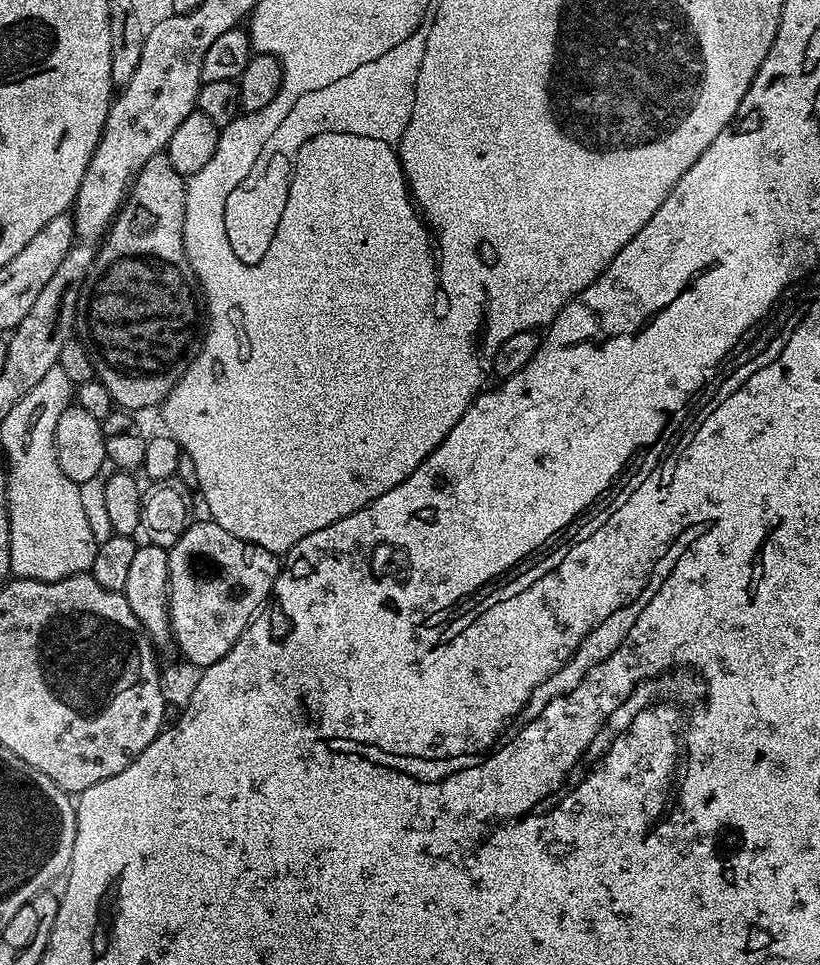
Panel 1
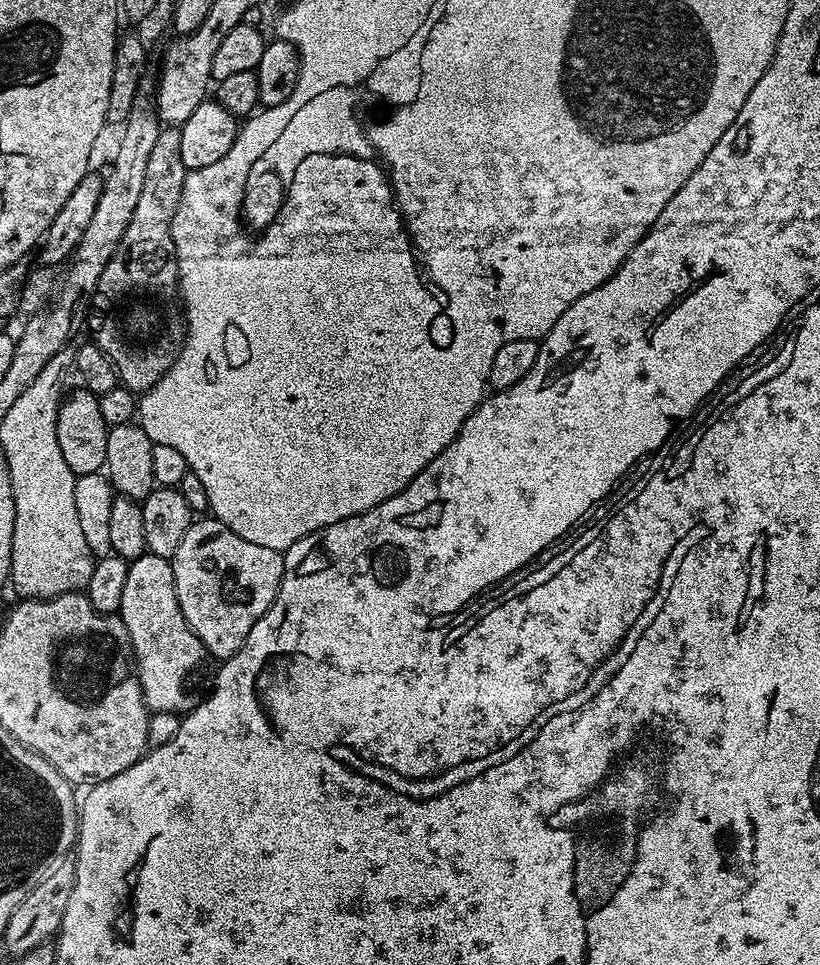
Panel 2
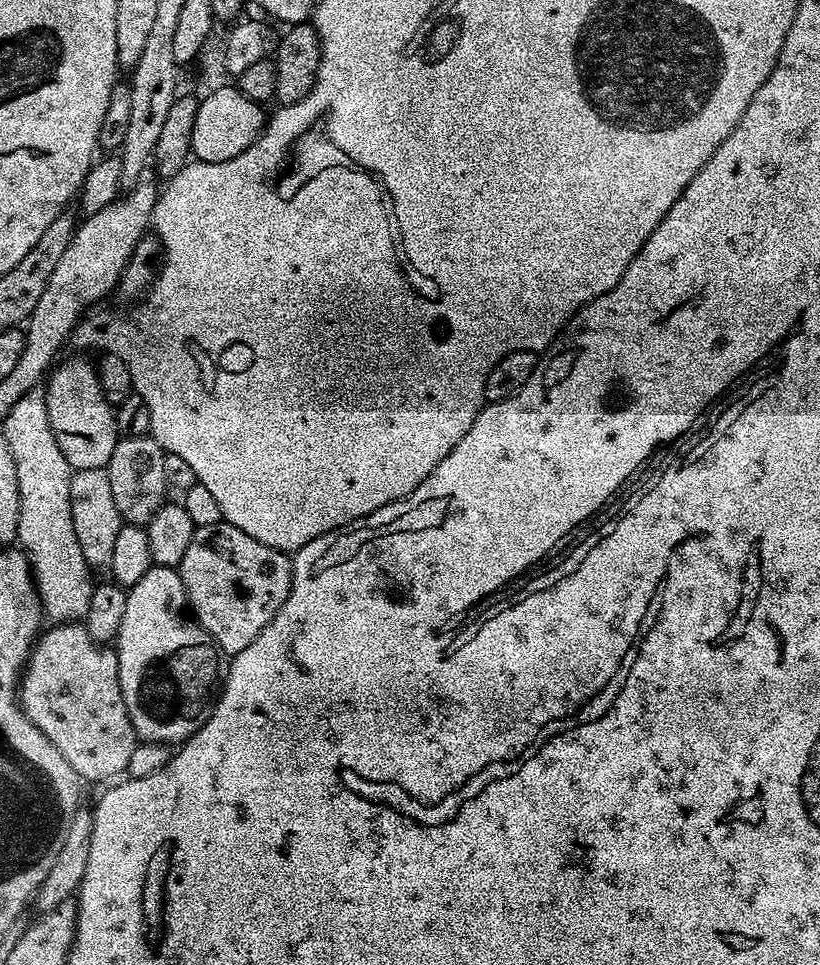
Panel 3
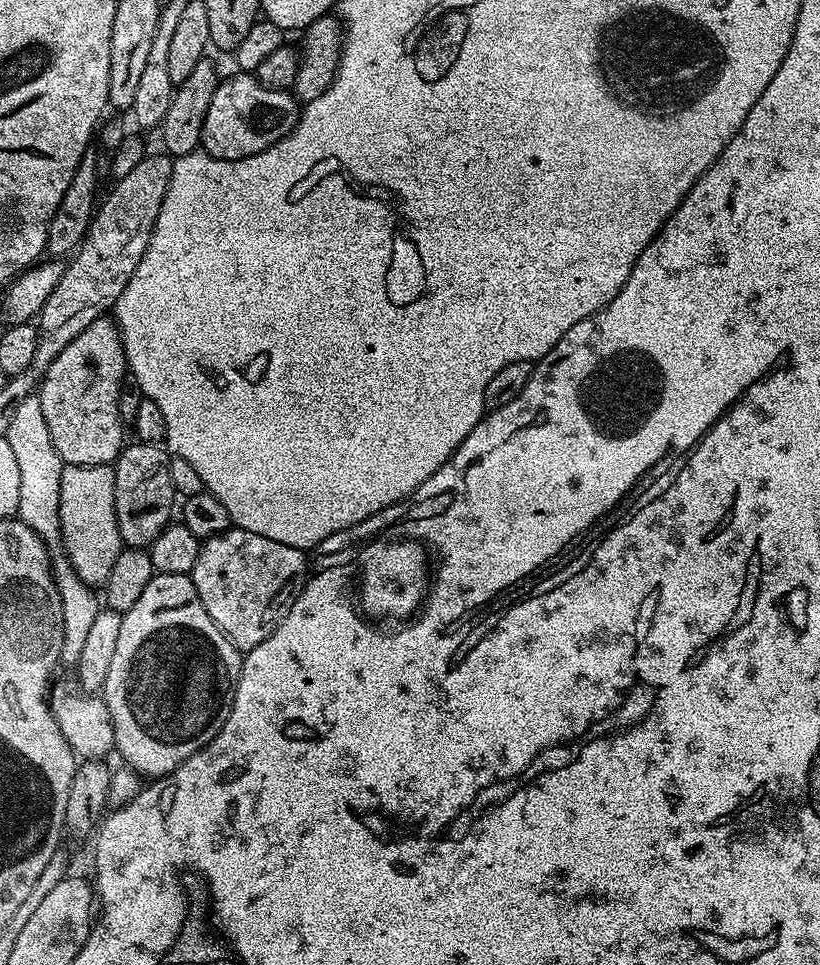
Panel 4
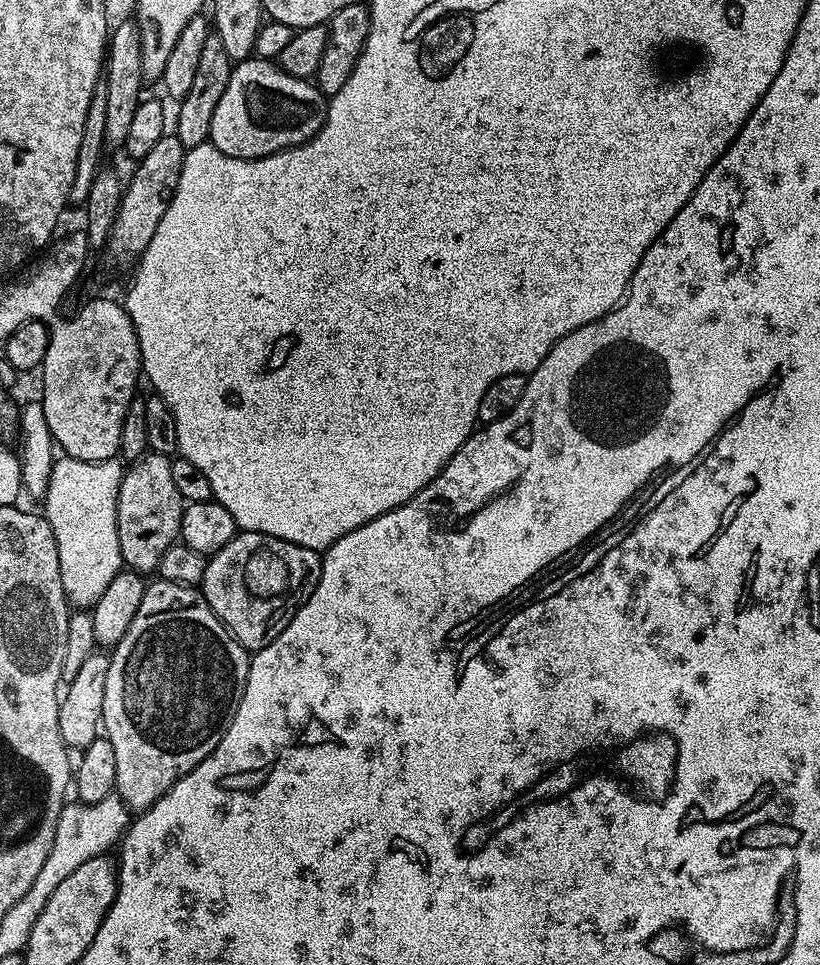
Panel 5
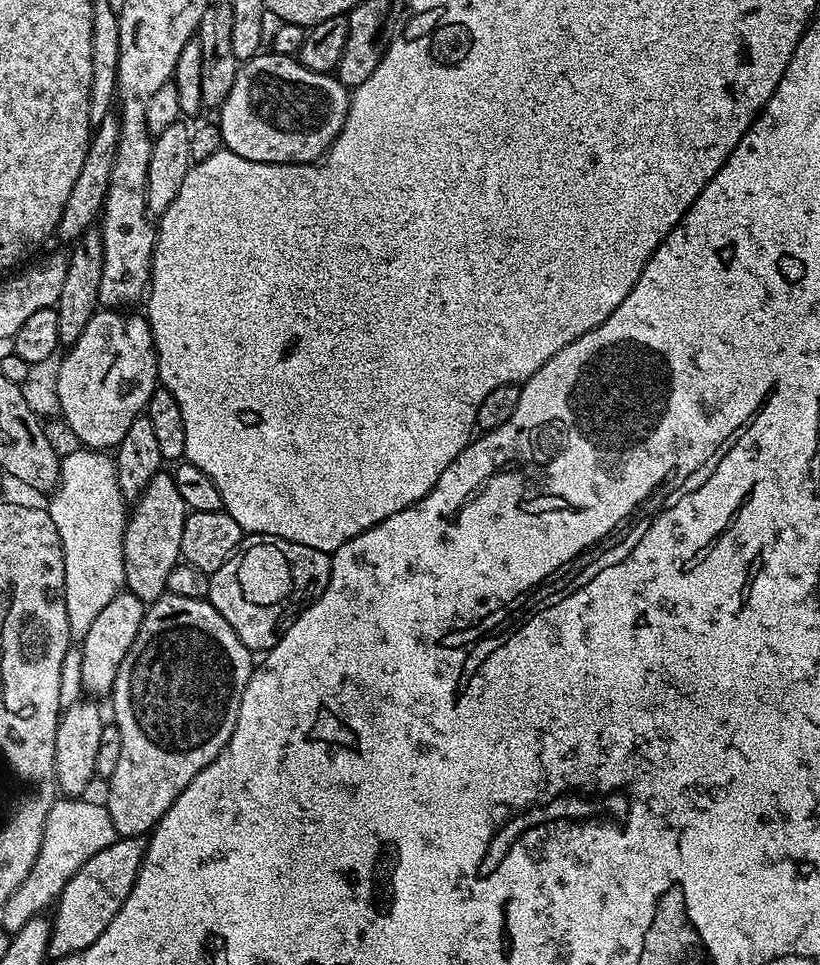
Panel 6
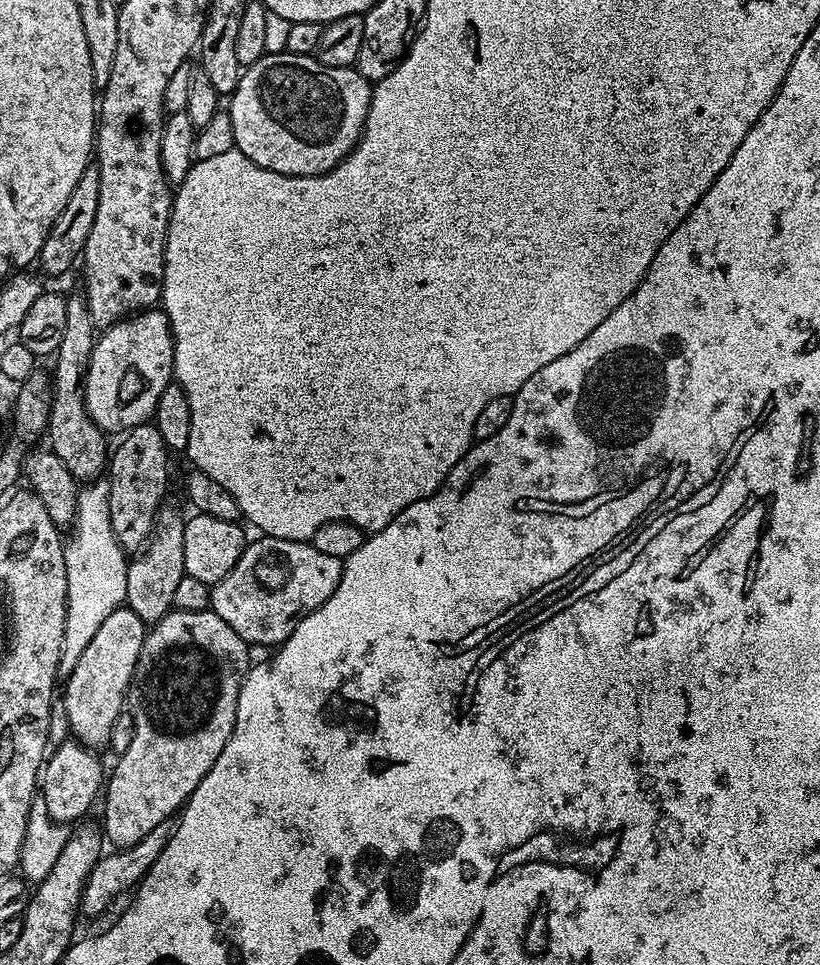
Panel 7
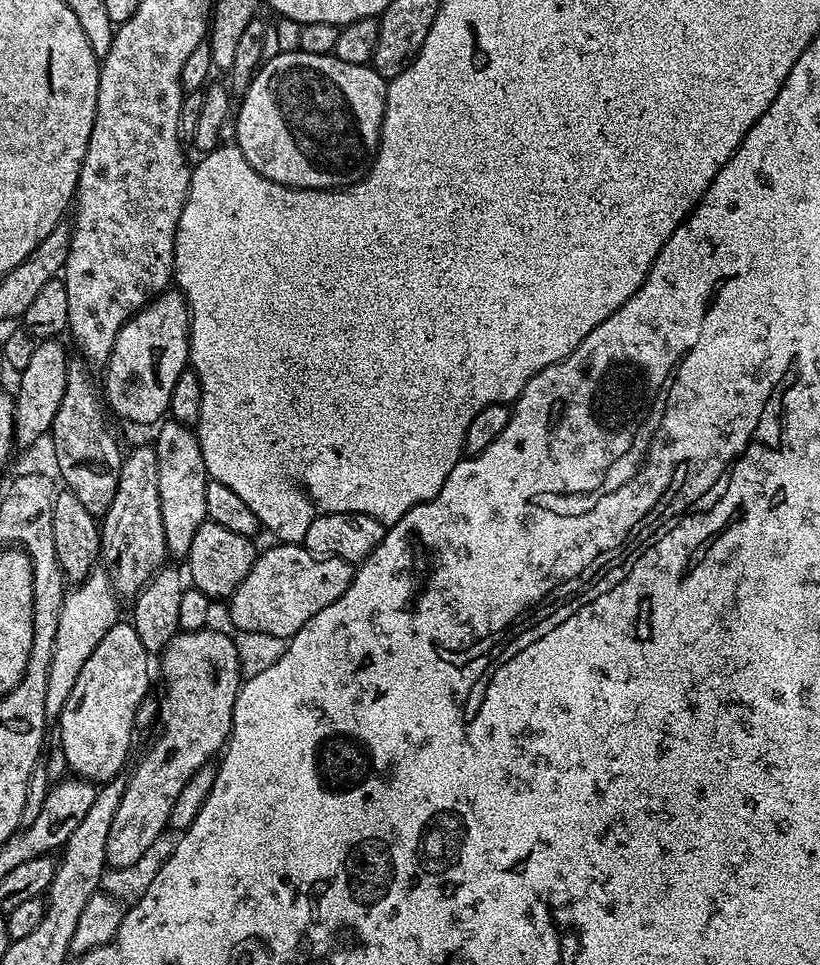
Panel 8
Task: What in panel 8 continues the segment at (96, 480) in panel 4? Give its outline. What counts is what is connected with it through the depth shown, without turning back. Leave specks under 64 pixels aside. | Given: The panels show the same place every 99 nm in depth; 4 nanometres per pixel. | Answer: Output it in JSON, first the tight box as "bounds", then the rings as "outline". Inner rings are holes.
{"bounds":[46,570,121,717],"outline":[[[93,570],[81,584],[65,591],[62,610],[58,614],[58,630],[54,634],[50,674],[46,678],[46,717],[59,717],[62,706],[66,706],[66,698],[70,698],[70,690],[74,690],[78,673],[82,671],[82,666],[86,666],[86,658],[94,654],[94,646],[102,642],[106,630],[110,630],[110,626],[121,619],[120,608],[116,603],[116,591],[102,570]]]}

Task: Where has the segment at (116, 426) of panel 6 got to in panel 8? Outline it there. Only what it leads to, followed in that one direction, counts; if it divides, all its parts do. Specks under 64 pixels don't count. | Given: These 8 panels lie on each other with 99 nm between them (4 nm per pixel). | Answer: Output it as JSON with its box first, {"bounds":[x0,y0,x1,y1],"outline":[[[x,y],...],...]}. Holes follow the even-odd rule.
{"bounds":[102,290,189,425],"outline":[[[165,290],[118,330],[114,350],[110,350],[110,358],[102,368],[102,396],[114,415],[132,424],[155,425],[165,419],[170,394],[174,394],[174,382],[178,382],[178,374],[189,367],[189,319],[188,300],[183,292]]]}

